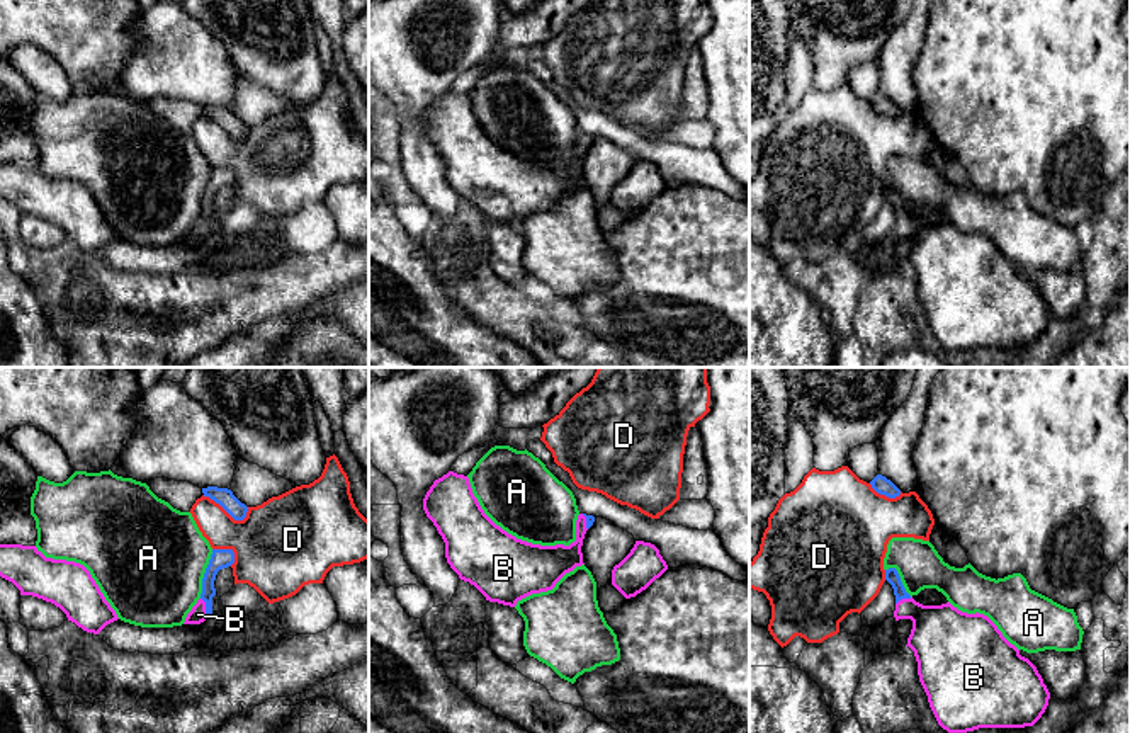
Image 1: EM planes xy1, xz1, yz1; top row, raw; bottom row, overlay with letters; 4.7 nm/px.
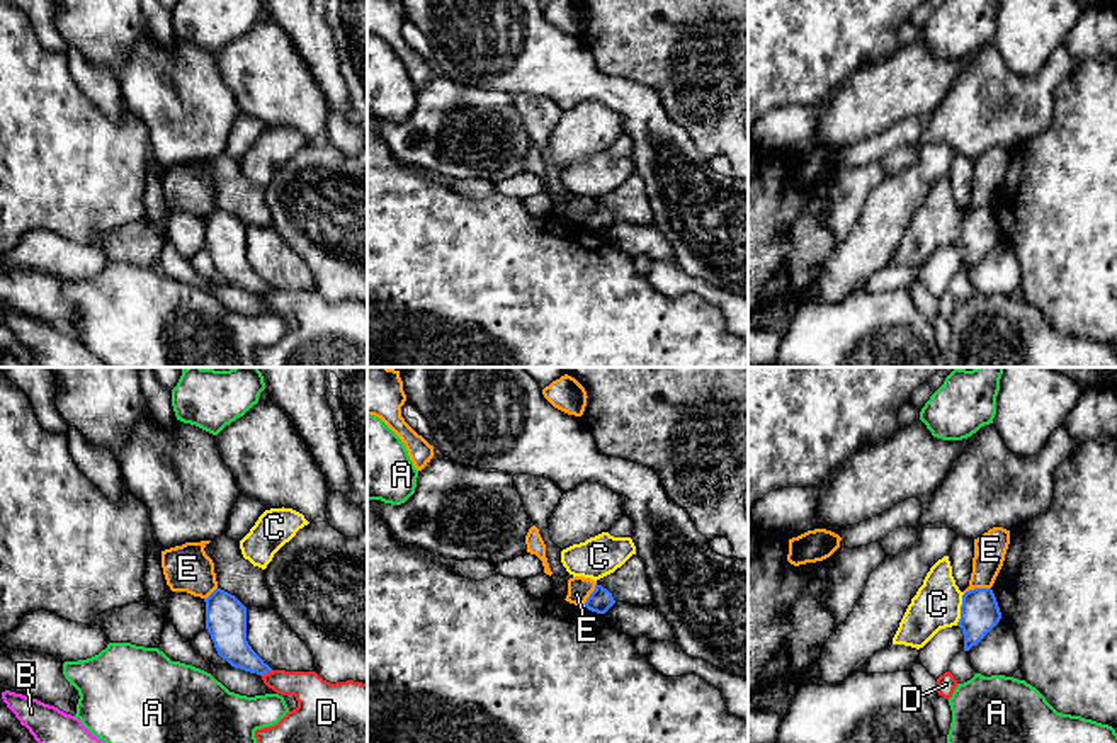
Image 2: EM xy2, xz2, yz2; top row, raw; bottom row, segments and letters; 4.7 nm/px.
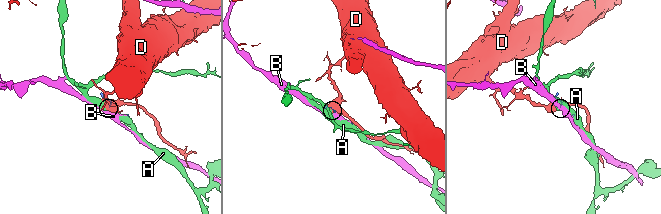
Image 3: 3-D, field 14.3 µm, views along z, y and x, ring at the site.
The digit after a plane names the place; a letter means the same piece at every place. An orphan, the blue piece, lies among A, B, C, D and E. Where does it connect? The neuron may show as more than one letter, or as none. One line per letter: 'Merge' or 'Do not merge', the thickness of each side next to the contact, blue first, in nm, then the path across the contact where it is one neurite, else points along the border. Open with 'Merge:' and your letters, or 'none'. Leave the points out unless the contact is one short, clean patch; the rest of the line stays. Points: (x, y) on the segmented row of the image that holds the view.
Merge: B
A: Do not merge. Thickness 100 nm (blue) against 500 nm
B: Merge. Thickness 100 nm (blue) against 80 nm
C: Do not merge. Thickness 190 nm (blue) against 220 nm. Boundary: yz2 (964, 594), (961, 618), (956, 624)
D: Do not merge. Thickness 90 nm (blue) against 320 nm
E: Do not merge. Thickness 190 nm (blue) against 150 nm. Boundary: yz2 (990, 587), (975, 587), (964, 594)

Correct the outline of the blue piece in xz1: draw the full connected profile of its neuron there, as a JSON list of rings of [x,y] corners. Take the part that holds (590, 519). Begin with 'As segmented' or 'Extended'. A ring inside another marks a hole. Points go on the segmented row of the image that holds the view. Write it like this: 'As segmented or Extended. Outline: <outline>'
Extended. Outline: [[[449,471],[435,480],[423,498],[423,510],[445,543],[445,558],[460,580],[474,585],[489,602],[515,607],[518,600],[552,590],[556,583],[583,563],[583,539],[595,517],[579,514],[576,541],[569,546],[532,544],[503,531],[481,509],[472,493],[469,478]]]

